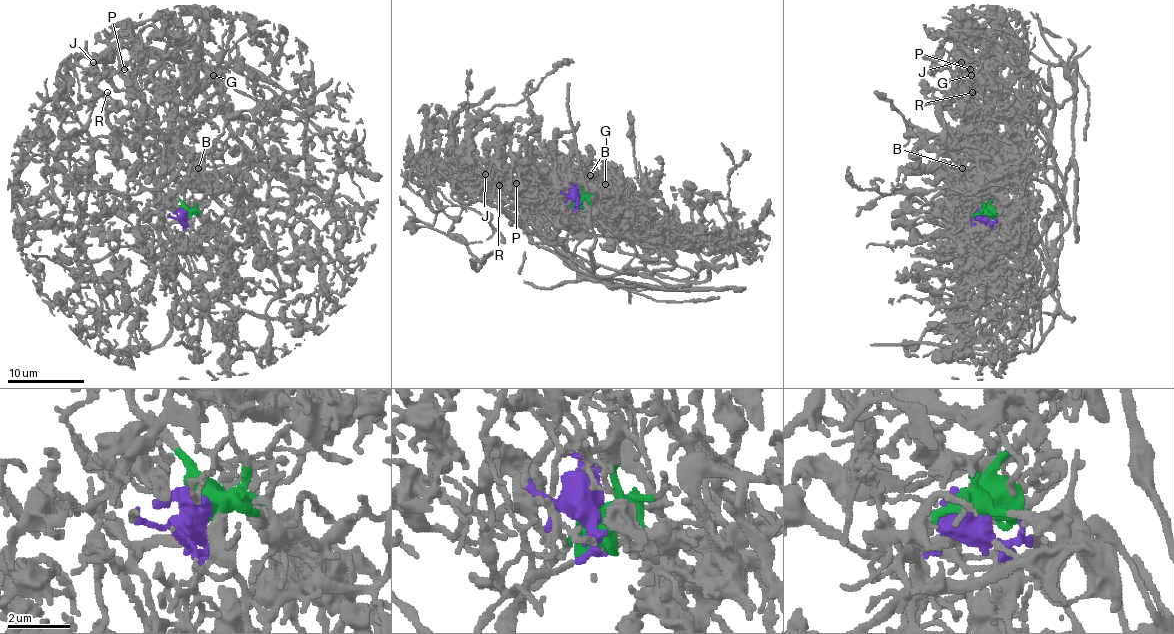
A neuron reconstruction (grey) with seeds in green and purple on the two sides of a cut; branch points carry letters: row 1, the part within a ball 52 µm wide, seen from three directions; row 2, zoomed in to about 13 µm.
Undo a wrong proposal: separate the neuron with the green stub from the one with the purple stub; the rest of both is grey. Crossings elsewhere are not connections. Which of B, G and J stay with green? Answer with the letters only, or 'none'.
B, G

